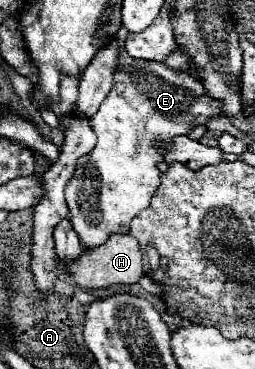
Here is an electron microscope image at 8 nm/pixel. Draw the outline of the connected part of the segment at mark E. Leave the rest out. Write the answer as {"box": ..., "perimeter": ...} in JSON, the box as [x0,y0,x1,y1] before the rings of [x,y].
{"box":[65,25,223,249],"perimeter":[[[121,25],[117,31],[119,41],[119,65],[115,71],[115,85],[101,103],[99,111],[91,117],[91,127],[97,135],[97,145],[91,153],[81,157],[77,161],[77,171],[73,175],[73,181],[65,189],[69,213],[71,213],[71,225],[75,233],[79,235],[79,241],[85,249],[95,249],[103,245],[111,235],[115,233],[129,233],[131,219],[149,207],[151,197],[155,195],[159,187],[159,169],[157,163],[163,161],[163,153],[155,147],[157,141],[171,141],[177,135],[187,135],[197,123],[203,125],[209,117],[219,117],[223,105],[217,99],[211,99],[201,81],[191,77],[189,73],[177,73],[167,69],[163,63],[155,61],[135,61],[125,53],[125,39],[127,29]]]}

